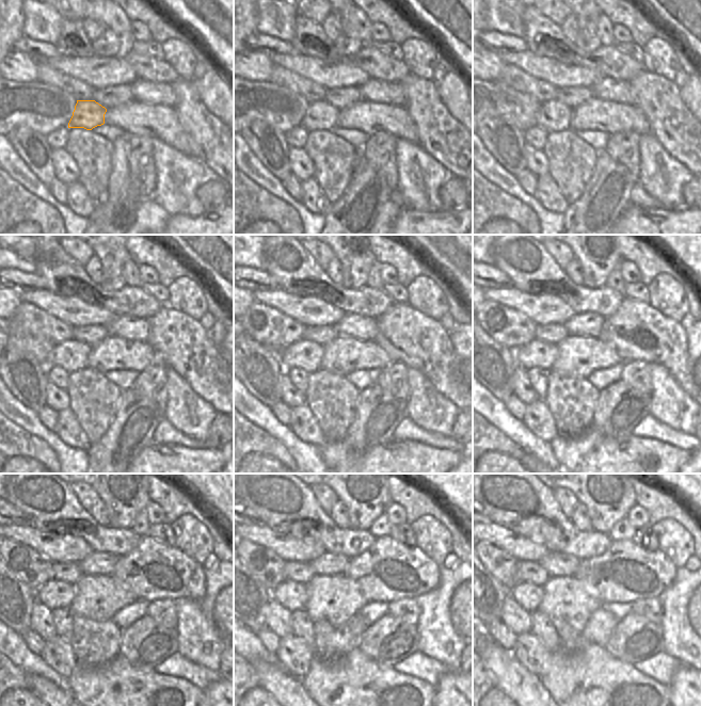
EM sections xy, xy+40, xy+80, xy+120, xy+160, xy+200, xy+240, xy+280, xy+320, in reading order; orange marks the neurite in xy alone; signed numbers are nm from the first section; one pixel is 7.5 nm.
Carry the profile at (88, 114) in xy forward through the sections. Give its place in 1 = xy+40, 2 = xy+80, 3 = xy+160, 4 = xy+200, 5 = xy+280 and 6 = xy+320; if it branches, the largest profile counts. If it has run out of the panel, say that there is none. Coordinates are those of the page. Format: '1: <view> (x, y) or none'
1: xy+40 (320, 115)
2: xy+80 (554, 116)
3: xy+160 (307, 355)
4: xy+200 (537, 353)
5: xy+280 (292, 595)
6: xy+320 (527, 595)

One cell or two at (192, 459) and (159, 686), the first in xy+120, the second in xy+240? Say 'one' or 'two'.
one

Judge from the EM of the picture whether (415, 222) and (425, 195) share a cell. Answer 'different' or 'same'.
different

